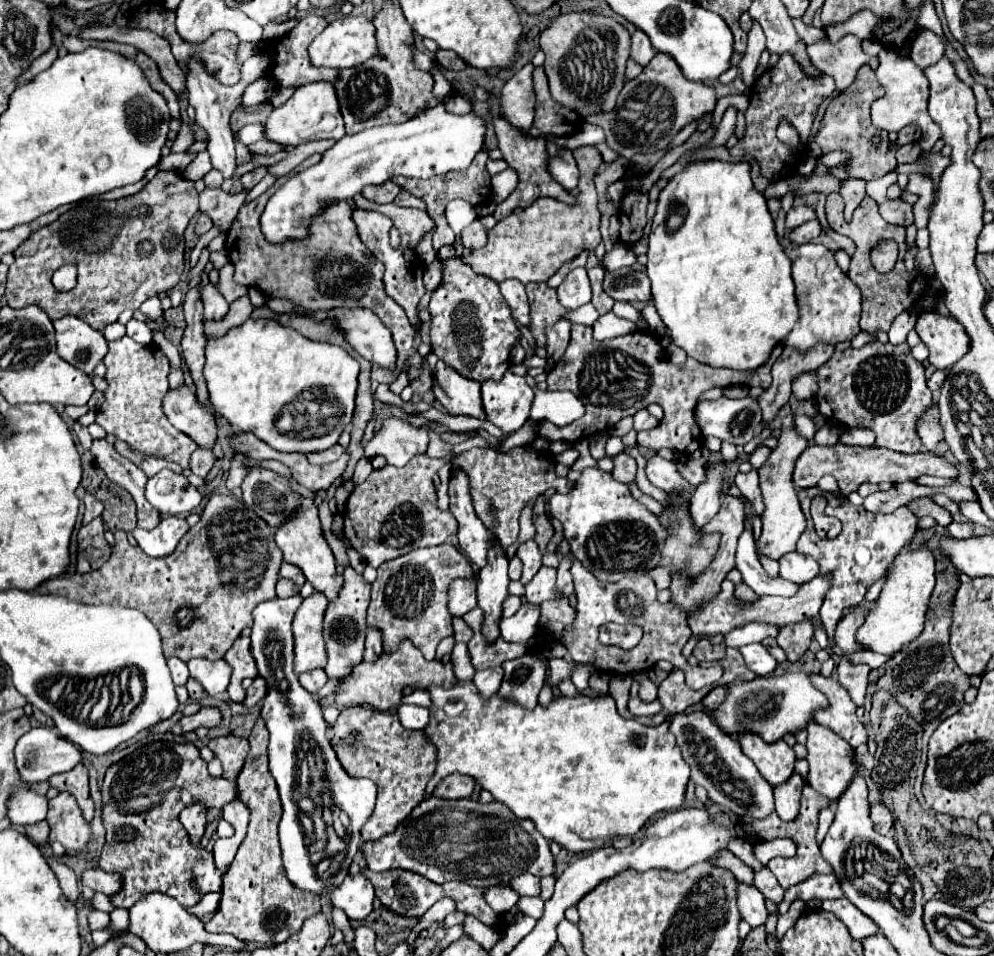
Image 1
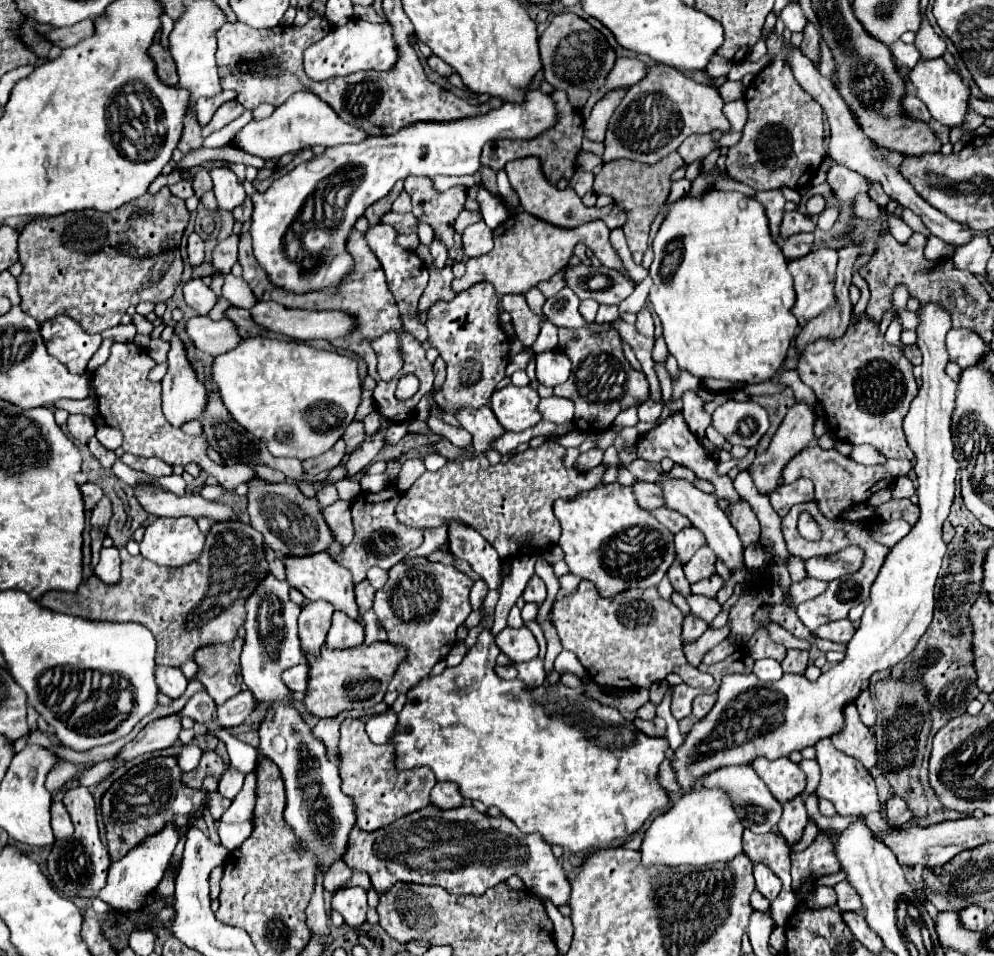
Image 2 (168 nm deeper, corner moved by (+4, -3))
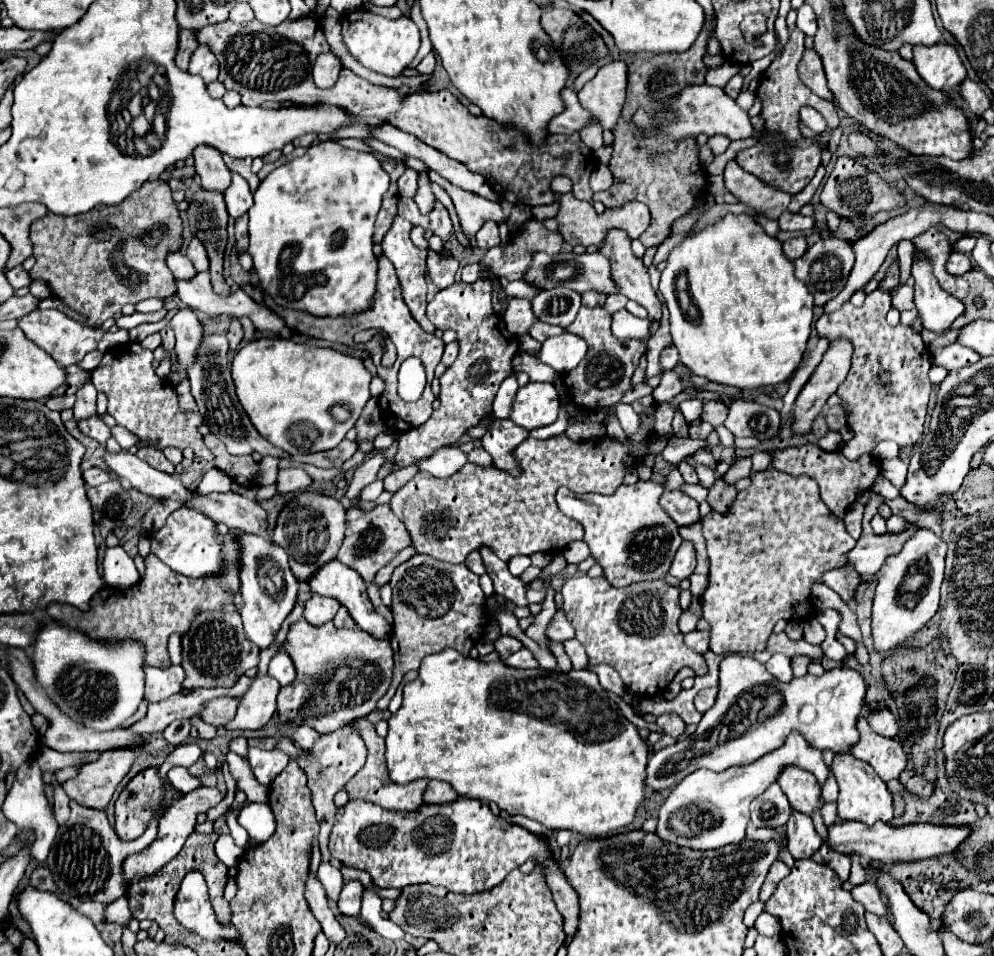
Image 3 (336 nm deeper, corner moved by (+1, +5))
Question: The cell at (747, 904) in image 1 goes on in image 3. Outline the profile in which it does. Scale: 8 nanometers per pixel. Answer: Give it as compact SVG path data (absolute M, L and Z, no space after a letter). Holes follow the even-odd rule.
M867 880L867 882L863 882L863 884L853 886L851 896L853 896L857 902L861 902L861 904L865 906L865 910L871 912L871 914L877 914L877 916L885 916L885 914L887 914L887 906L883 904L881 894L879 894L879 890L877 890L877 886L875 886L873 882Z

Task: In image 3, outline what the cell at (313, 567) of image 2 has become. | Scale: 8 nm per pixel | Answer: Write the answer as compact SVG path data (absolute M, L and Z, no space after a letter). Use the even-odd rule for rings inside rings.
M329 560L329 564L323 564L315 574L313 578L307 580L307 586L313 594L321 594L321 596L331 596L335 600L339 600L347 610L349 614L353 616L353 620L357 622L357 626L369 634L373 634L375 638L387 638L389 632L391 632L391 624L379 616L373 608L373 604L369 602L367 598L367 584L361 580L361 576L357 576L357 572L345 564L341 564L339 560Z

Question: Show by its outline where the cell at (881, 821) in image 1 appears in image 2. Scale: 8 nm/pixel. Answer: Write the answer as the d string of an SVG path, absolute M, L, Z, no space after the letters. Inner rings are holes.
M892 796L888 802L886 802L886 818L888 822L892 824L908 824L914 814L912 810L906 806L906 800L902 796Z

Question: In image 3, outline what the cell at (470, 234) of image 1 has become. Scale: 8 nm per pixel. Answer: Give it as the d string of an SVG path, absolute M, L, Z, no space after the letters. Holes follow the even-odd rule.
M485 222L481 226L481 230L475 234L475 242L479 248L487 250L487 248L493 248L493 246L499 246L501 244L501 238L499 238L499 228L495 222Z

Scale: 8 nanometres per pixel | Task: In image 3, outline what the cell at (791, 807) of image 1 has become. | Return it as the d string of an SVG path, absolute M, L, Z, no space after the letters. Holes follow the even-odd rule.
M793 810L789 822L785 824L785 832L787 832L787 846L789 852L793 854L795 860L801 858L811 858L811 854L821 846L821 838L817 836L813 822L809 816L805 816L803 812Z

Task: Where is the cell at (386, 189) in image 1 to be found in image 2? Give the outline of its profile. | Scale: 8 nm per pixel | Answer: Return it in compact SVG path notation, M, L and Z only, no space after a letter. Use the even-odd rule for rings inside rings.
M398 180L398 184L394 186L394 190L392 190L388 196L384 196L380 202L372 204L372 206L366 210L366 218L368 218L368 224L370 224L370 226L378 224L378 222L380 222L380 218L382 218L386 212L390 212L392 202L394 202L394 198L400 194L400 190L402 190L402 188L404 188L404 182L402 182L402 180Z

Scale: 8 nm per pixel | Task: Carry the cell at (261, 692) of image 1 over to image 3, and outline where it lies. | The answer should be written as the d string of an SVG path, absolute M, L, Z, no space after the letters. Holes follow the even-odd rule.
M231 696L215 698L205 706L205 710L201 712L201 718L213 726L225 726L229 724L229 720L233 720L239 700L241 698L231 698Z

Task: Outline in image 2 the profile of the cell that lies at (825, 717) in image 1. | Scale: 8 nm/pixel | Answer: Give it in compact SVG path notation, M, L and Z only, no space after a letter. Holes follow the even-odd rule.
M854 704L846 706L844 718L846 718L846 728L832 738L832 744L840 752L860 760L868 770L874 768L878 764L878 750L876 750L876 738L872 730L862 724Z

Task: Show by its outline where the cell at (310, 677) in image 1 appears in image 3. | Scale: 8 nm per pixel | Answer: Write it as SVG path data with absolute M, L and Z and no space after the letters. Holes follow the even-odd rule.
M277 652L273 658L271 658L271 664L269 664L269 676L273 676L275 680L279 680L281 686L285 684L291 684L297 676L295 668L293 668L293 660L287 652Z

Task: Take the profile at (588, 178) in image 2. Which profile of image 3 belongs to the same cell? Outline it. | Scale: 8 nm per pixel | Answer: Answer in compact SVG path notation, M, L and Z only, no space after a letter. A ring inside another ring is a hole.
M599 164L595 170L593 170L593 176L589 178L589 184L591 184L591 190L593 192L599 192L599 190L605 190L613 184L613 174L609 172L609 168L605 164Z

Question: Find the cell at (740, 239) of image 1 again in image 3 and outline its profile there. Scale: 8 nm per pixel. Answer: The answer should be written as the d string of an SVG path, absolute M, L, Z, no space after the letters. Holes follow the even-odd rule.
M725 214L711 226L691 230L681 240L681 244L677 244L669 252L665 264L667 266L661 272L659 292L663 294L671 314L669 322L673 344L679 350L681 362L689 366L693 374L741 390L775 386L791 378L803 358L811 334L813 296L807 286L795 278L793 262L785 260L785 254L781 252L781 242L769 236L753 216ZM679 272L685 272L689 278L689 294L699 310L699 316L695 320L687 318L679 306L675 294L675 278Z

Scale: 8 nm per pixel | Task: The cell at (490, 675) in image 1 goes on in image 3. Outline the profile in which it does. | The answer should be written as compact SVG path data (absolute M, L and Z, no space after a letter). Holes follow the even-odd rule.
M521 648L519 652L511 654L511 656L505 660L505 664L513 666L513 668L537 668L537 666L539 666L537 660L533 658L533 654L531 654L527 648Z

